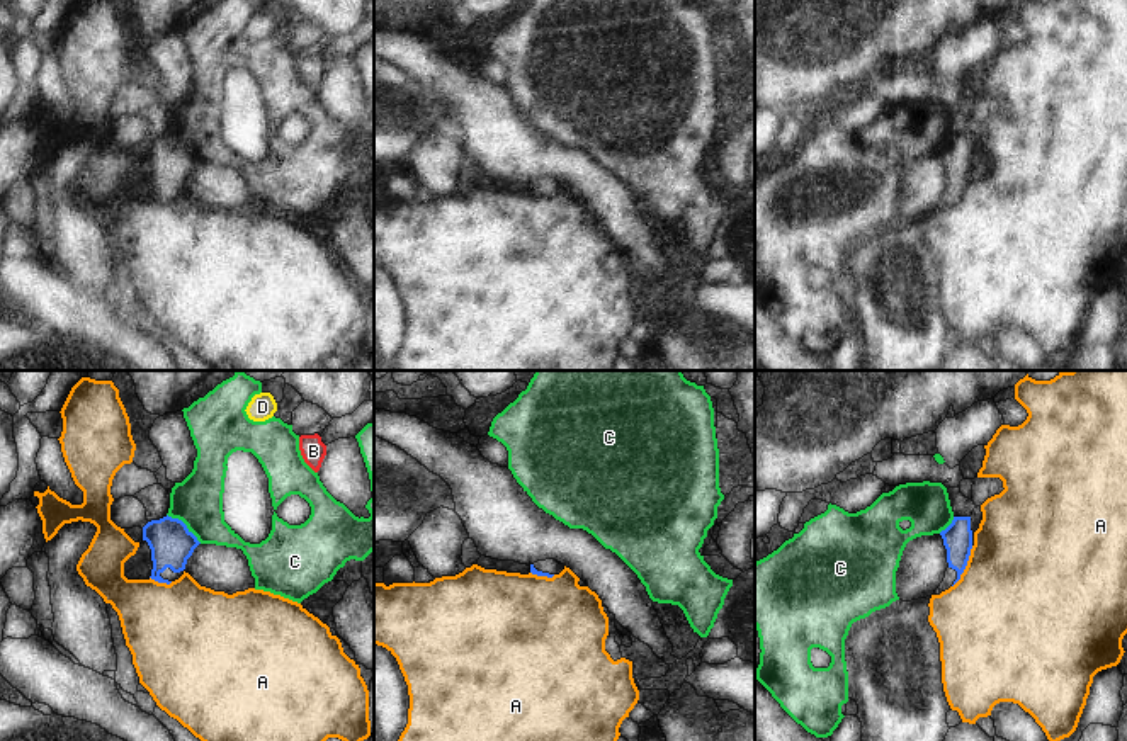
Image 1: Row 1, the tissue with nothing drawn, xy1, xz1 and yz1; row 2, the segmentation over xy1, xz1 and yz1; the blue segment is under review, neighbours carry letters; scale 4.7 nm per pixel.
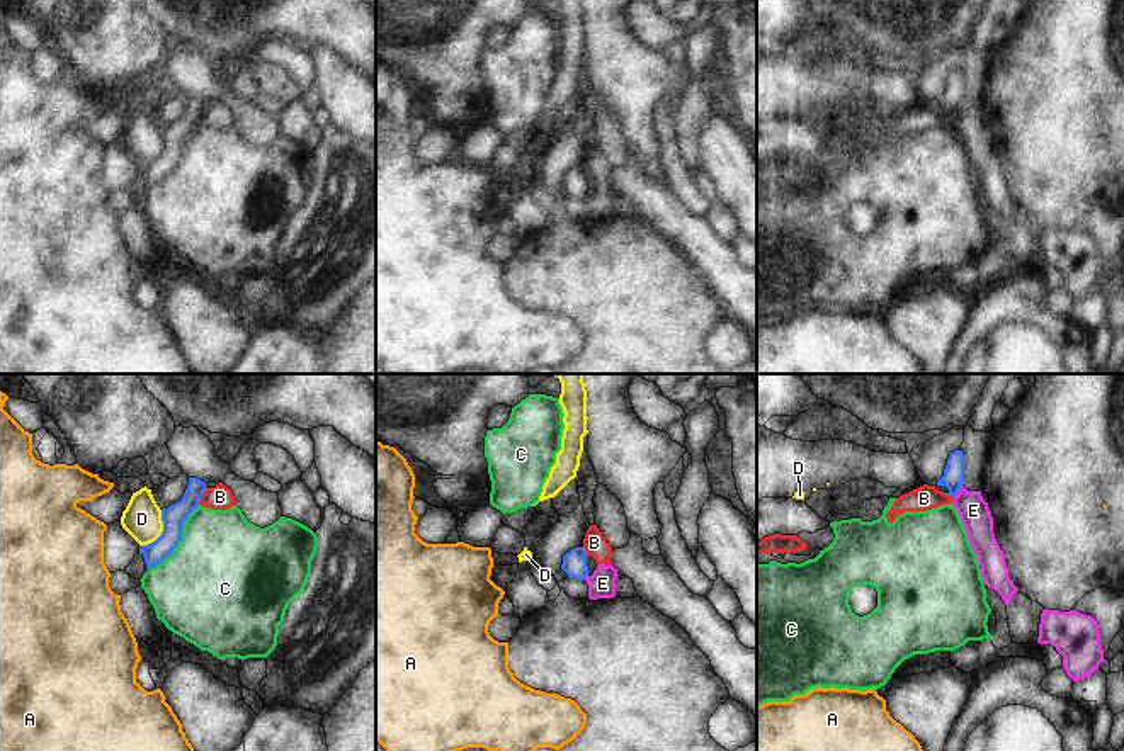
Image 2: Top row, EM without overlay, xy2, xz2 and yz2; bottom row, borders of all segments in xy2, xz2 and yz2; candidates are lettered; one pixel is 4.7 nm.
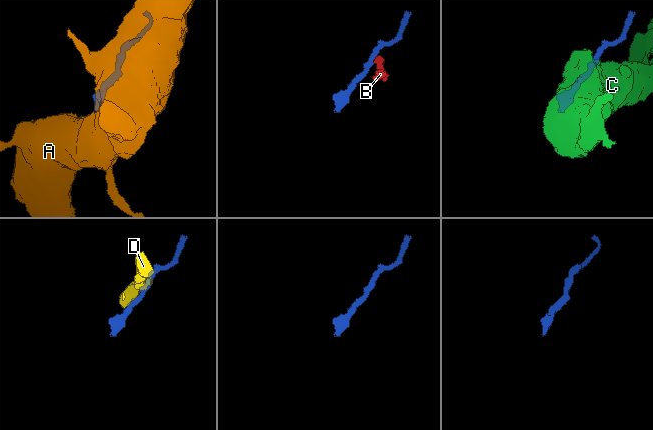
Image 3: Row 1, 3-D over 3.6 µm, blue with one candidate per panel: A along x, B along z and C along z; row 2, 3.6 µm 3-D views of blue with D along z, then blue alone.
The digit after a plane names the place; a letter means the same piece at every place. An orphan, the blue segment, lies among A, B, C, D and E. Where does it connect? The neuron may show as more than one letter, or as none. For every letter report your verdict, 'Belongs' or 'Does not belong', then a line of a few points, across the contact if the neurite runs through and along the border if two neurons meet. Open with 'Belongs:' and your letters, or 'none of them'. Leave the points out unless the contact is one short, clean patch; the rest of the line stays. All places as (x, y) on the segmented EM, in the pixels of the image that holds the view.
Belongs: none of them
A: Does not belong. Line: yz1 (973, 546), (968, 565), (952, 587)
B: Does not belong. Line: xy2 (206, 488), (198, 503)
C: Does not belong
D: Does not belong. Line: xy2 (162, 510), (162, 532), (153, 541), (140, 546)
E: Does not belong. Line: yz2 (961, 483), (954, 498)

